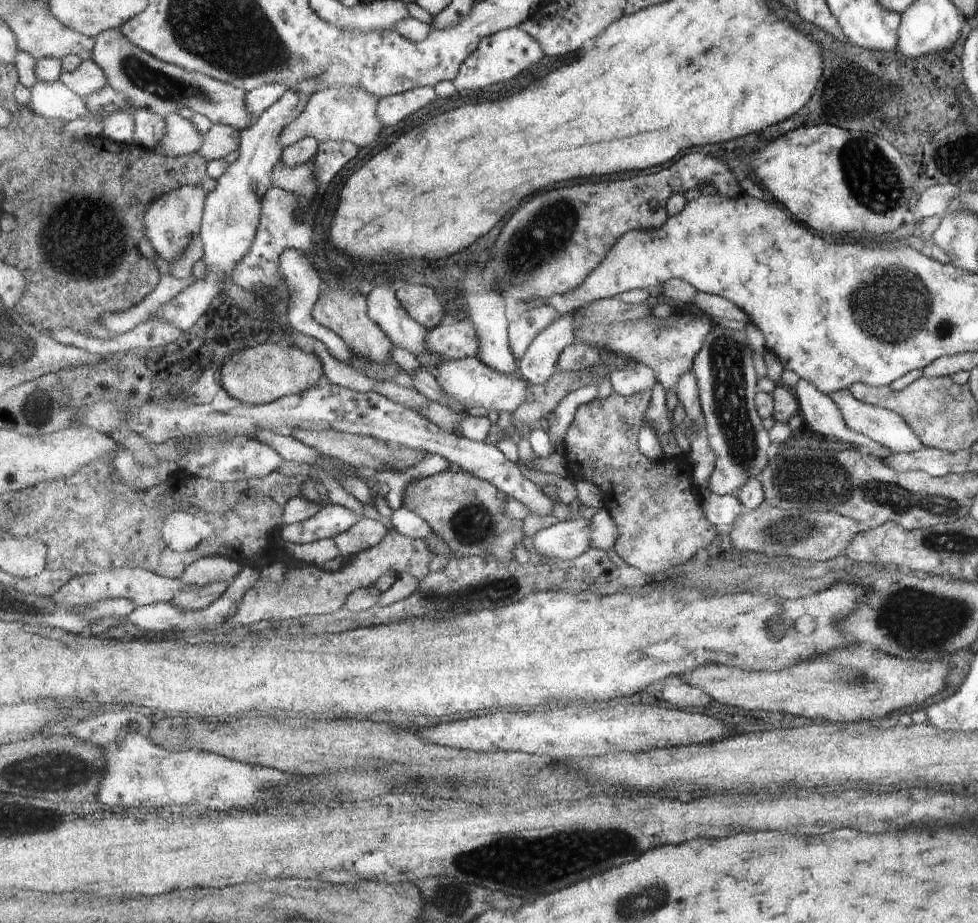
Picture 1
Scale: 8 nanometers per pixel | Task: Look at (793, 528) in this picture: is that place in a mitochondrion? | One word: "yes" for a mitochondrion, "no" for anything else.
yes

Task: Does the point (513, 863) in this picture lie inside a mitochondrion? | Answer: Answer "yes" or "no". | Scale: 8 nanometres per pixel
yes

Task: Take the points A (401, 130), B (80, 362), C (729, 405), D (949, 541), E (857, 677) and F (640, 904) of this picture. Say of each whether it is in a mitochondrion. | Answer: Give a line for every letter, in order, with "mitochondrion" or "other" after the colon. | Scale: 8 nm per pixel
A: other
B: other
C: mitochondrion
D: mitochondrion
E: mitochondrion
F: mitochondrion

